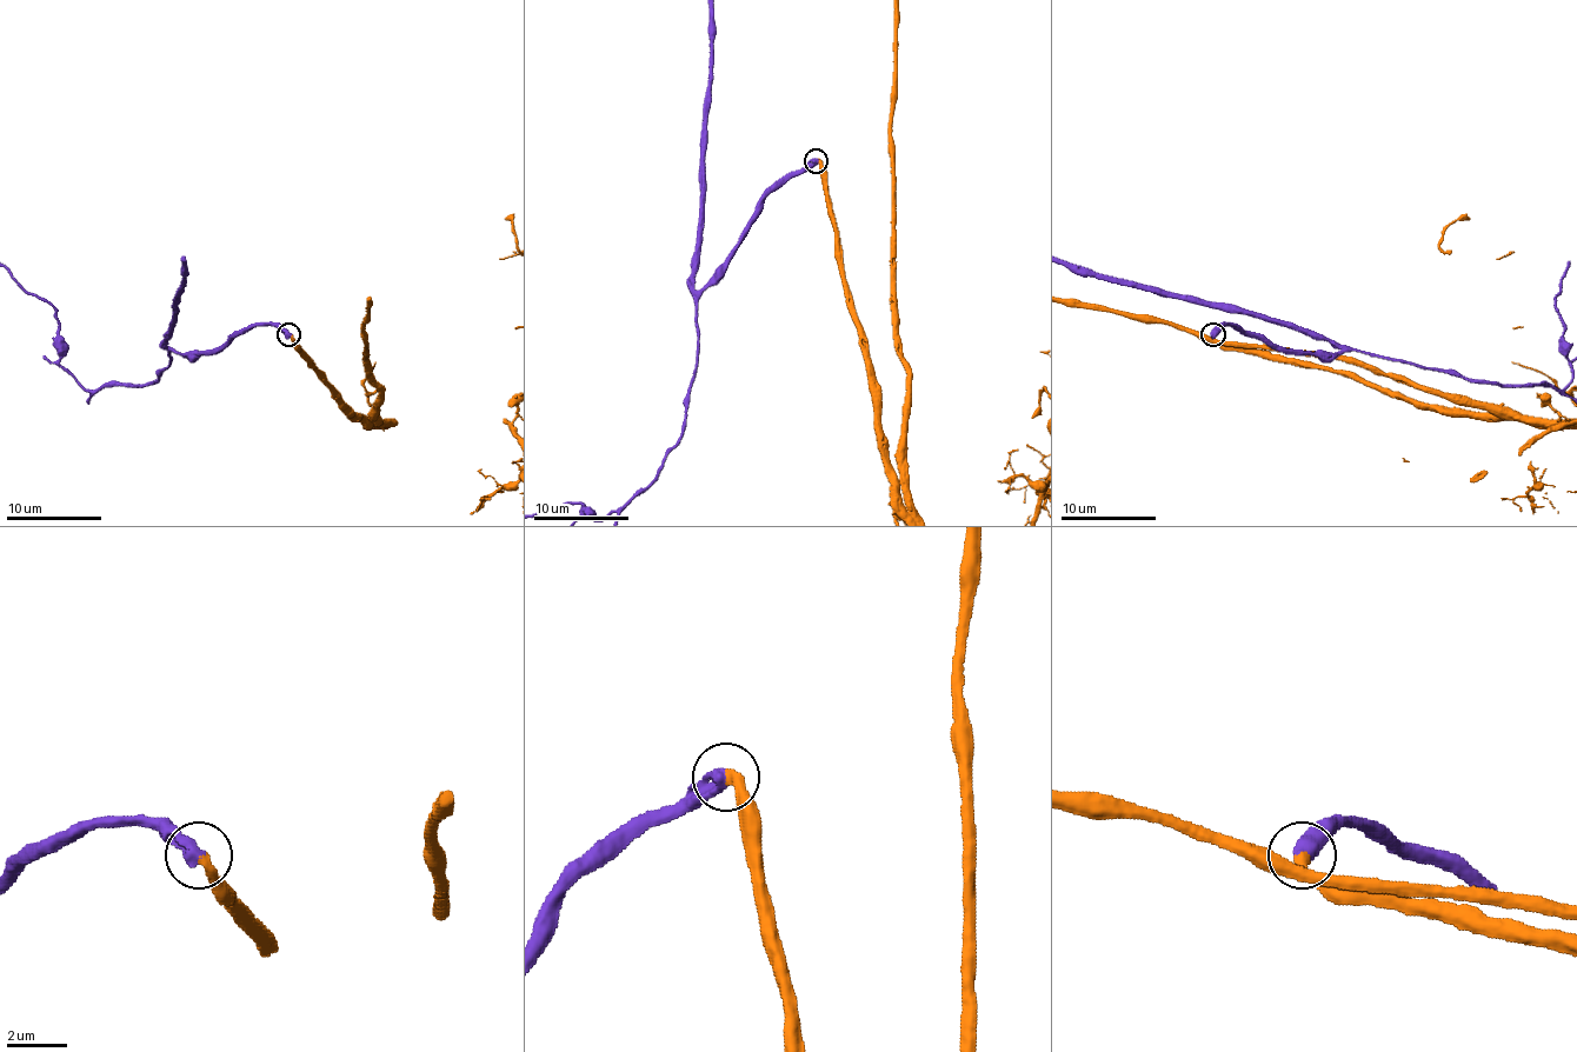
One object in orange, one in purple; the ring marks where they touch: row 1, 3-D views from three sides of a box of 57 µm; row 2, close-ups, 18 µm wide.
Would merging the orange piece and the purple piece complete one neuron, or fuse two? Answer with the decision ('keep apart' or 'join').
join

